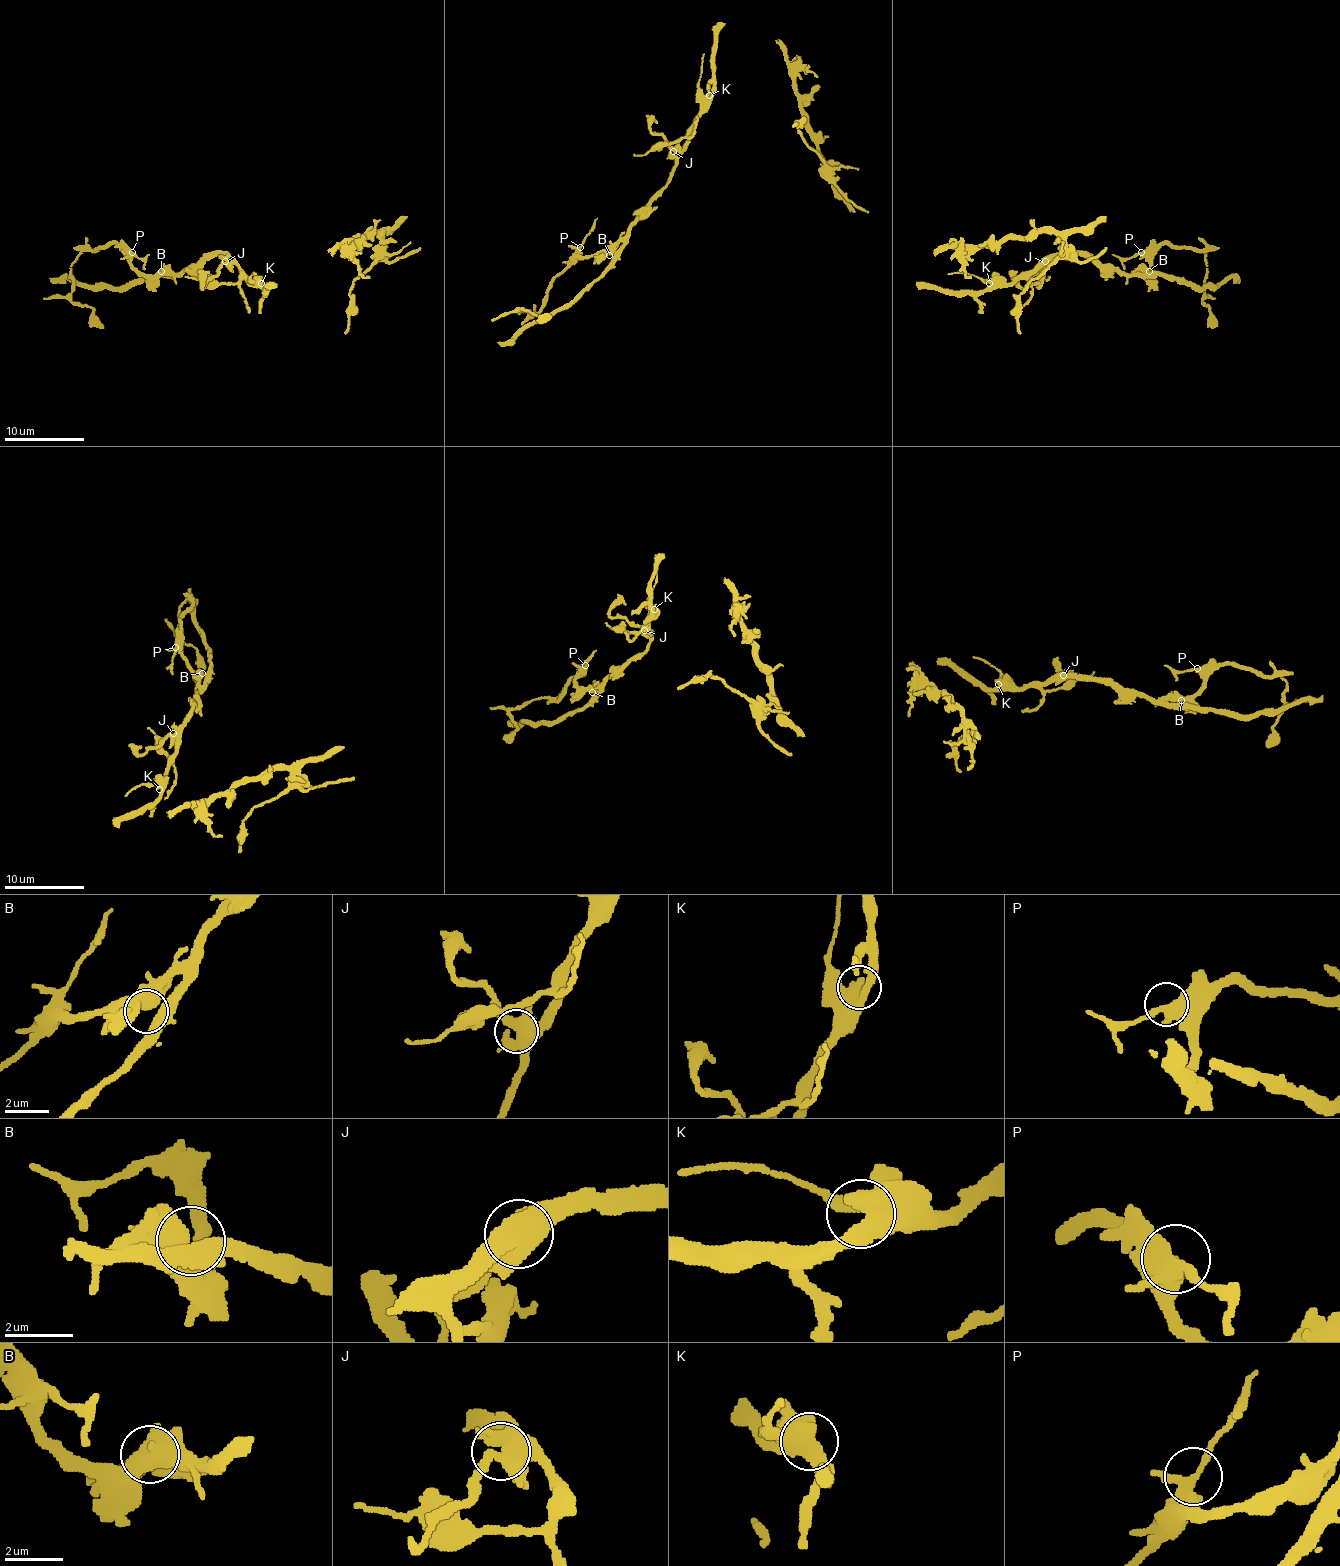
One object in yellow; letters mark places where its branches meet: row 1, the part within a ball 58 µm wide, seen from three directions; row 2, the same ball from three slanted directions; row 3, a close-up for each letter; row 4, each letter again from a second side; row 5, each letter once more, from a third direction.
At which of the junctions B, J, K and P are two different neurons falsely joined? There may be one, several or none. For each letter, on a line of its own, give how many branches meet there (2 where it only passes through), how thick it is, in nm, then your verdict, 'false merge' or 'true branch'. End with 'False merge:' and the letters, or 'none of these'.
B: 3 | 480 nm | true branch
J: 5 | 600 nm | true branch
K: 2 | 600 nm | true branch
P: 3 | 360 nm | true branch
False merge: none of these

